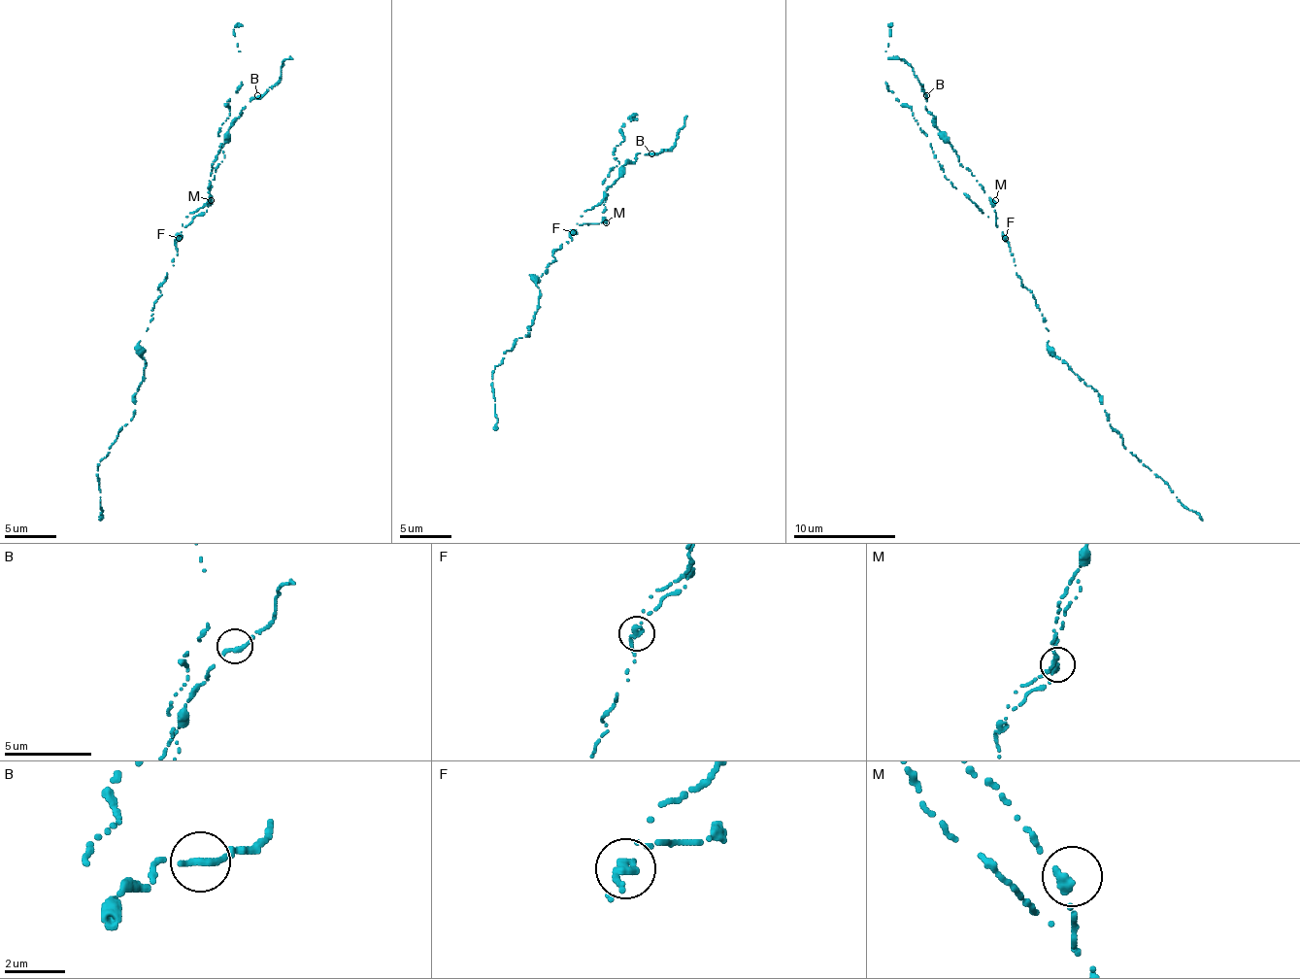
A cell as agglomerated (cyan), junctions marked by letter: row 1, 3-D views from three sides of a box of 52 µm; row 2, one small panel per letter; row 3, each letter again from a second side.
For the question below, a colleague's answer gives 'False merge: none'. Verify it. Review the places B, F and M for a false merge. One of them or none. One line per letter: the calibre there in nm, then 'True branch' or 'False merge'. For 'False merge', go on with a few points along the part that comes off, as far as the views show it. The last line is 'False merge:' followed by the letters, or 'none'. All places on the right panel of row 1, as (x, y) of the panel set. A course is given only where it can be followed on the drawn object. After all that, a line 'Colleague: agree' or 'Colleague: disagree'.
B: Thickness 340 nm. True branch
F: Thickness 400 nm. False merge. Course of the part to remove: (1005, 239), (1016, 275), (1033, 295), (1049, 331), (1047, 347), (1097, 392), (1123, 447), (1203, 521)
M: Thickness 360 nm. True branch
False merge: F
Colleague: disagree

